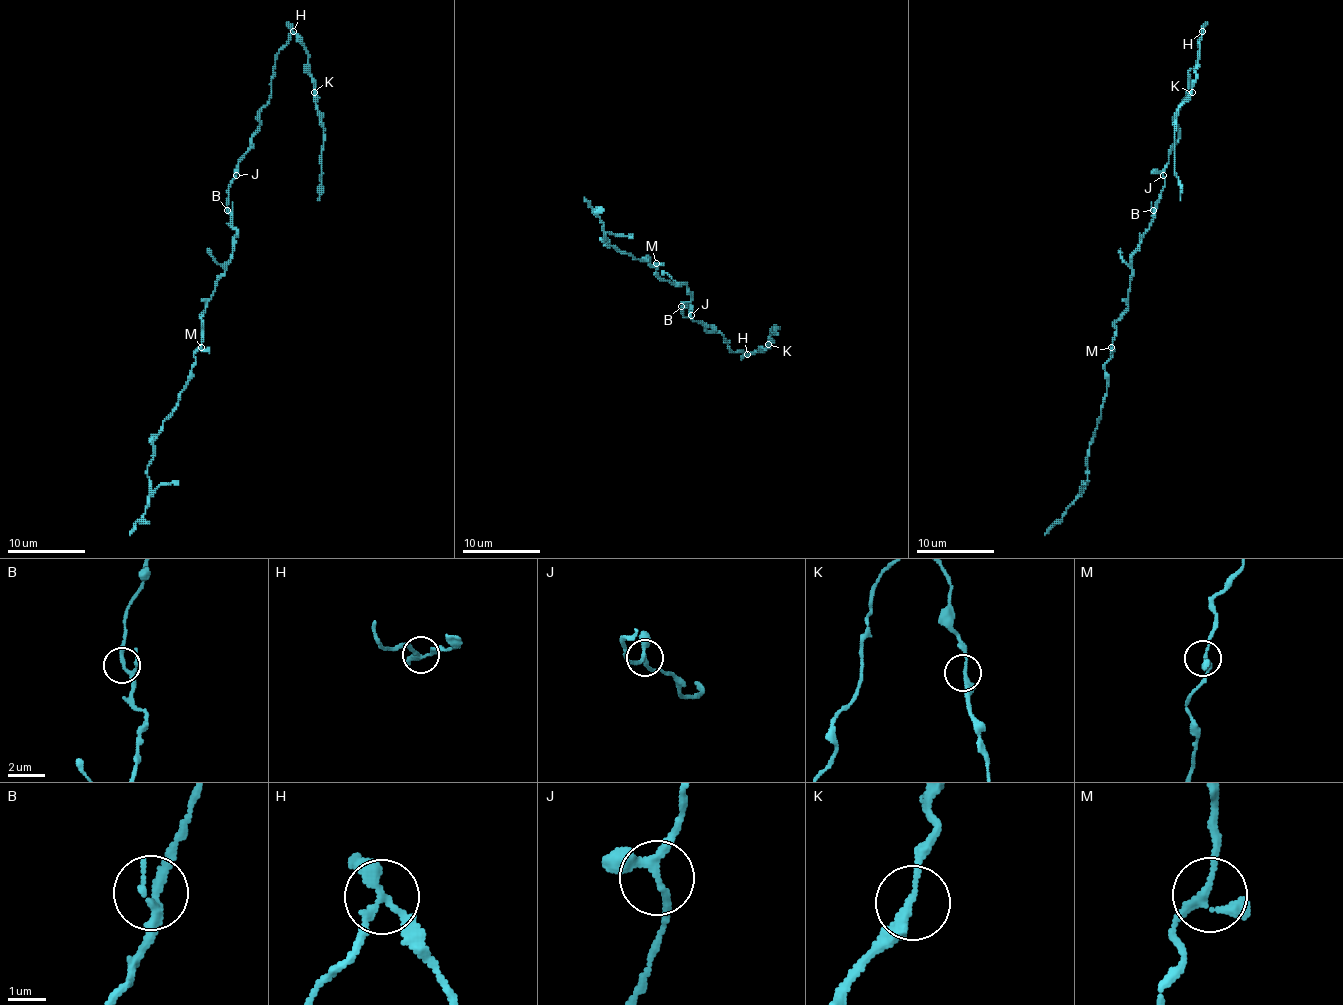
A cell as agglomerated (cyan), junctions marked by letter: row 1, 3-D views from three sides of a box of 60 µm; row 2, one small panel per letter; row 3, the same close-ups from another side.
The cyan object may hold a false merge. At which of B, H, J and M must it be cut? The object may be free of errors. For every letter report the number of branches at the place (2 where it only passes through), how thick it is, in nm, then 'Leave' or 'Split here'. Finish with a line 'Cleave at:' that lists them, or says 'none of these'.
B: Branches: 3. Thickness 180 nm. Leave
H: Branches: 3. Thickness 200 nm. Split here
J: Branches: 3. Thickness 220 nm. Leave
M: Branches: 3. Thickness 160 nm. Leave
Cleave at: H

